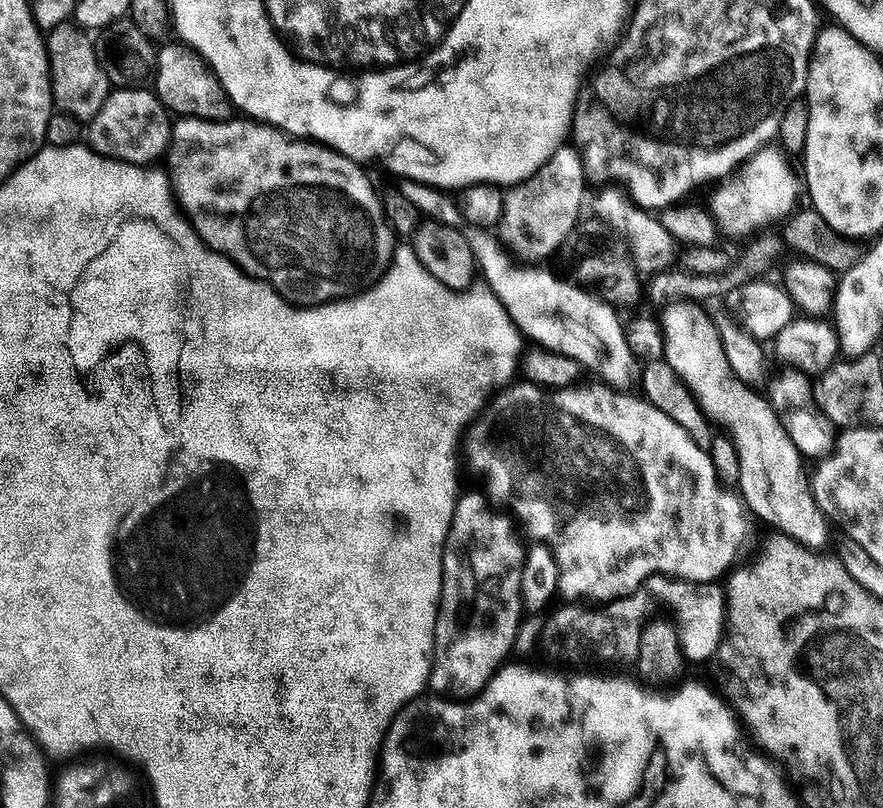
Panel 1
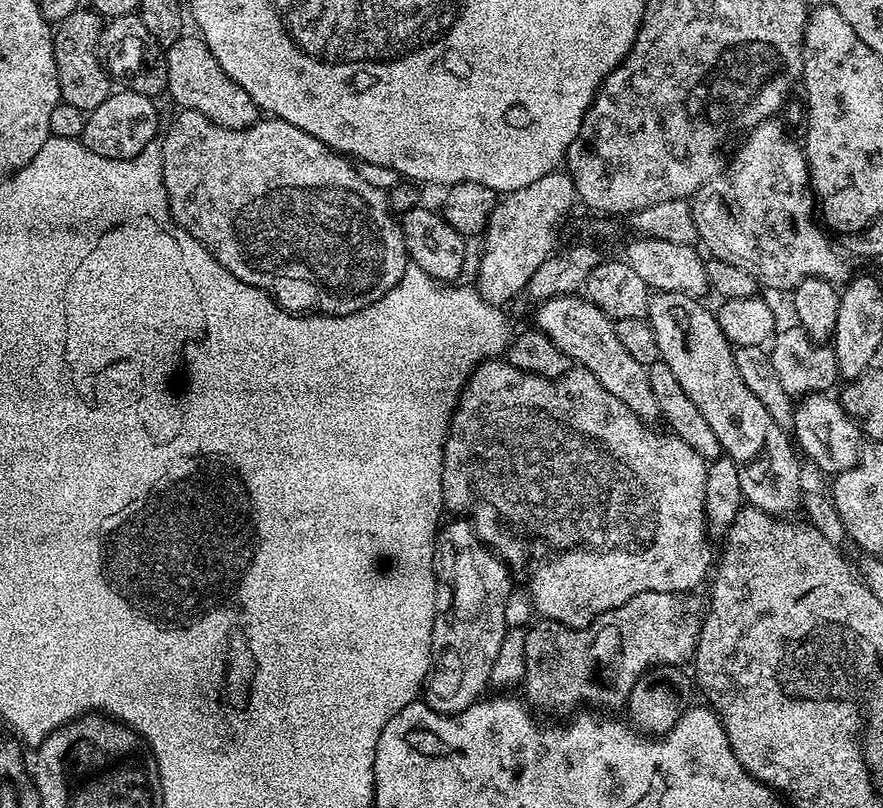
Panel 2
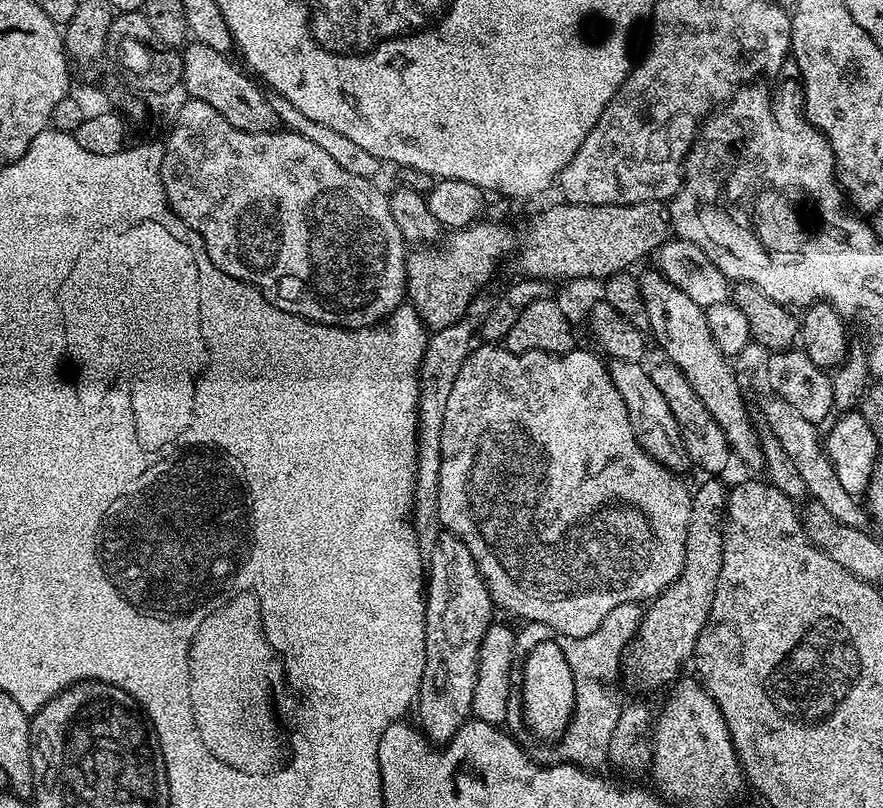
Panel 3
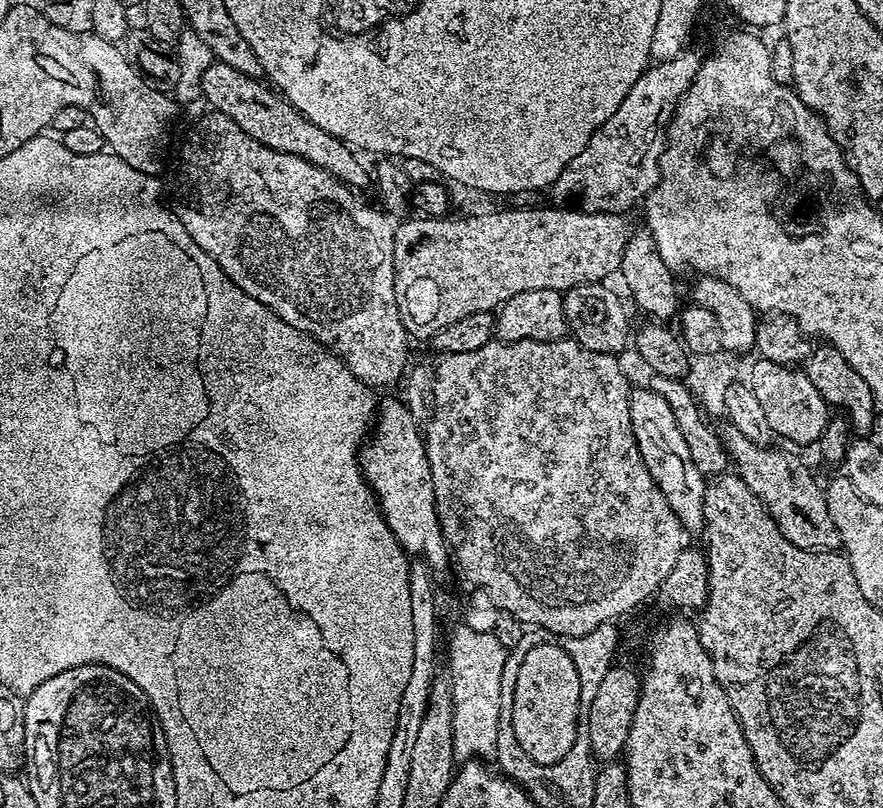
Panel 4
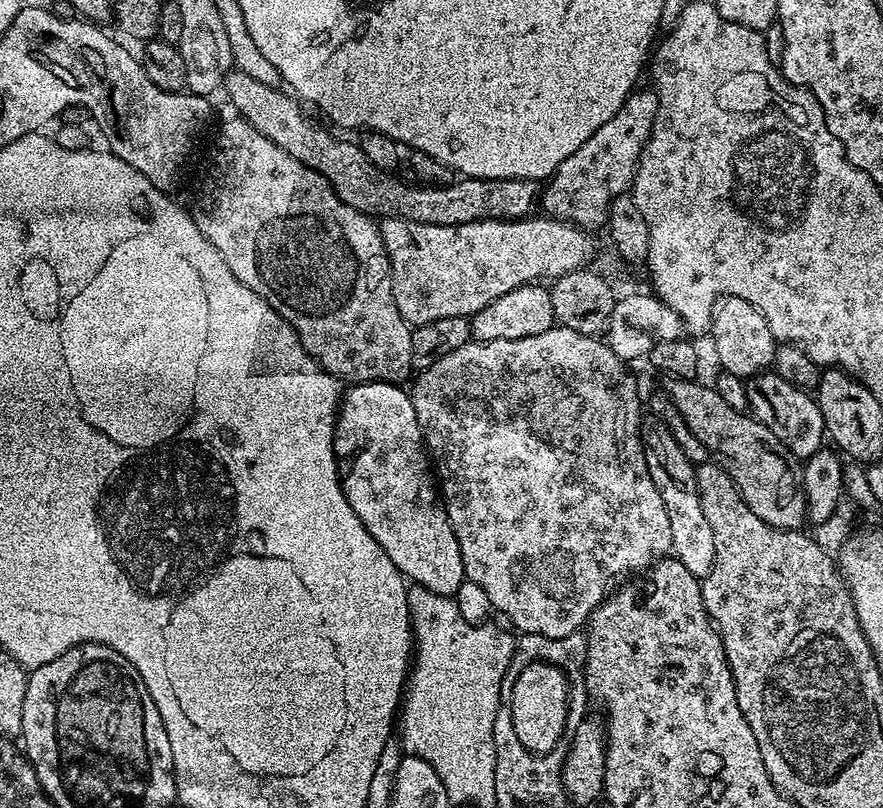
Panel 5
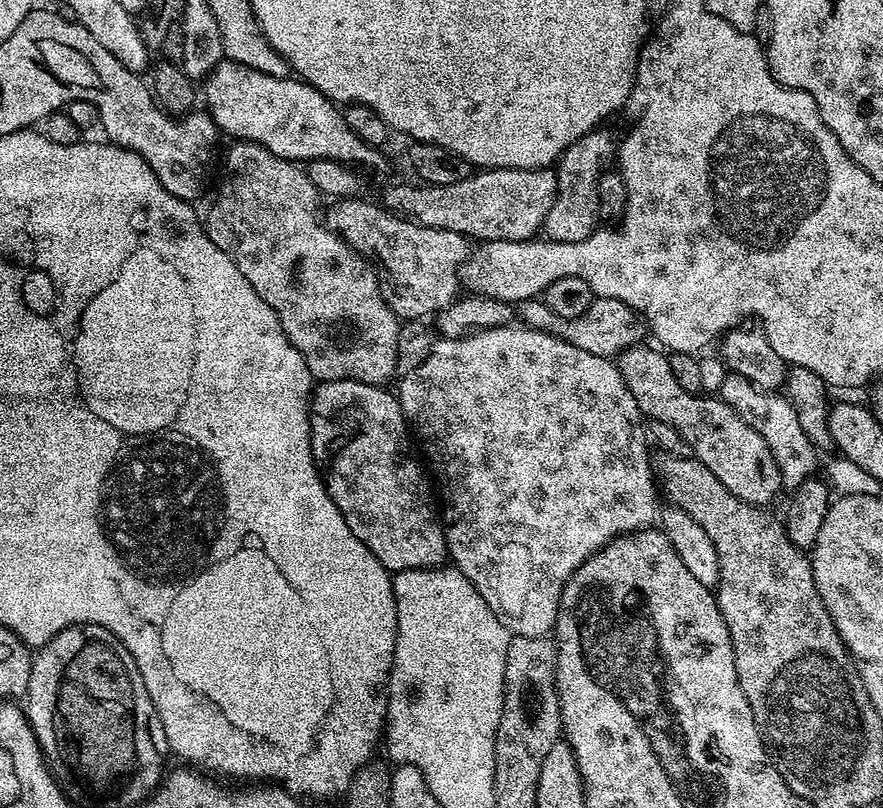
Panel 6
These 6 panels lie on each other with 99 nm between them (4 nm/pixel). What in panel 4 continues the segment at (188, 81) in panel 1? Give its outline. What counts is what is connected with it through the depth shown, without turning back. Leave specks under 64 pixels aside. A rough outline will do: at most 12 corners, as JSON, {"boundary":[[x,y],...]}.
{"boundary":[[215,62],[200,90],[262,146],[354,189],[369,169],[267,83]]}

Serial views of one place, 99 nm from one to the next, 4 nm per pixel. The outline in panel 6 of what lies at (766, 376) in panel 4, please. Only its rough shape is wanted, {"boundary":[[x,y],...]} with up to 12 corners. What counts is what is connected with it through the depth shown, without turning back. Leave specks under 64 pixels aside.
{"boundary":[[728,372],[718,396],[758,430],[785,489],[816,472],[817,445],[786,395]]}

